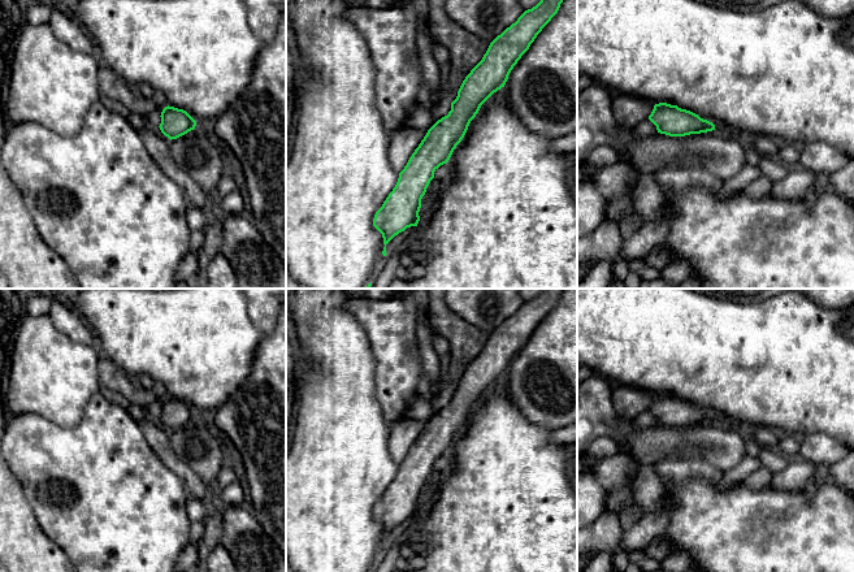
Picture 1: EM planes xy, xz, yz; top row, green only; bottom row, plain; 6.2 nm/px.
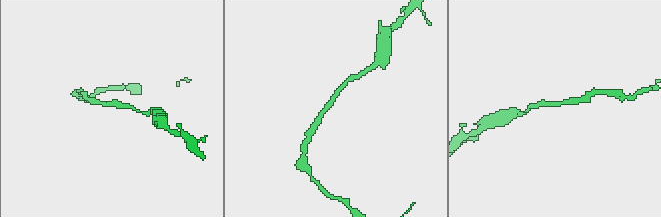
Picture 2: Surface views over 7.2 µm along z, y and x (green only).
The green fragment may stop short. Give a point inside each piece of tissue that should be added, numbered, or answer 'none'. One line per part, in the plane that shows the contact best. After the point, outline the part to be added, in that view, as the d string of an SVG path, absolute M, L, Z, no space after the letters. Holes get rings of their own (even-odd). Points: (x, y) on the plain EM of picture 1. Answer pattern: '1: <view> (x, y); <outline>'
none

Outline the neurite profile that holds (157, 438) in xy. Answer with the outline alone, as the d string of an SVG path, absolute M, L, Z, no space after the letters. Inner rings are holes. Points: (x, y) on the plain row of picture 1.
M149 417L143 419L139 426L157 458L183 482L187 498L203 499L212 488L204 482L172 448L169 433L157 426Z

